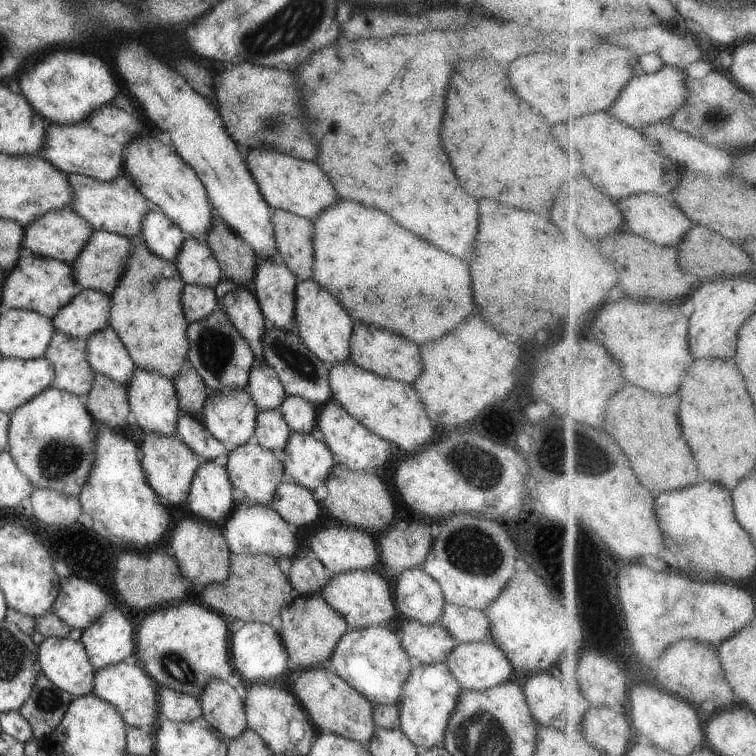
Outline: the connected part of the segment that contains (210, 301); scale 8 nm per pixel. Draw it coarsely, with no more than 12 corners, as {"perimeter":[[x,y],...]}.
{"perimeter":[[186,285],[184,315],[198,323],[220,308],[212,288]]}

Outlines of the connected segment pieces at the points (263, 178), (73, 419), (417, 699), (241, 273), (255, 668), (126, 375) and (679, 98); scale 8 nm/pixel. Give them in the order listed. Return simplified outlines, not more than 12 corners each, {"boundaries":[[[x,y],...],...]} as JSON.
{"boundaries":[[[244,158],[264,201],[314,221],[340,200],[314,162]],[[49,387],[9,416],[35,489],[79,497],[101,424]],[[445,663],[414,664],[398,706],[420,752],[443,746],[462,692]],[[219,218],[204,238],[223,277],[252,288],[257,257]],[[270,625],[231,634],[233,668],[243,681],[278,683],[288,652]],[[109,326],[86,340],[94,373],[124,388],[136,364]],[[678,66],[642,72],[610,110],[637,129],[673,118],[688,102]]]}

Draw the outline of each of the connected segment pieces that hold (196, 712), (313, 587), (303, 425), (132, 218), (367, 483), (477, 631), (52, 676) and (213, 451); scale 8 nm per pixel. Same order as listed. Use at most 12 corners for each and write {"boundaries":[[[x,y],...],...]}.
{"boundaries":[[[158,689],[158,724],[198,721],[198,699]],[[292,558],[288,581],[302,597],[320,594],[333,574],[318,560]],[[301,397],[279,407],[291,433],[311,434],[318,410]],[[76,174],[68,208],[94,231],[138,237],[156,208],[126,174]],[[335,465],[326,516],[378,538],[394,500],[376,473]],[[445,603],[440,623],[458,645],[491,639],[484,611]],[[46,638],[41,674],[75,698],[93,694],[96,670],[80,641]],[[182,413],[176,436],[206,461],[230,448],[202,420]]]}

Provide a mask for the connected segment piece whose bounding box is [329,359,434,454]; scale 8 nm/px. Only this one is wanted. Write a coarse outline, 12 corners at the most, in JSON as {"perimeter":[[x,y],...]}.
{"perimeter":[[351,360],[329,368],[333,400],[416,454],[434,438],[414,387]]}

